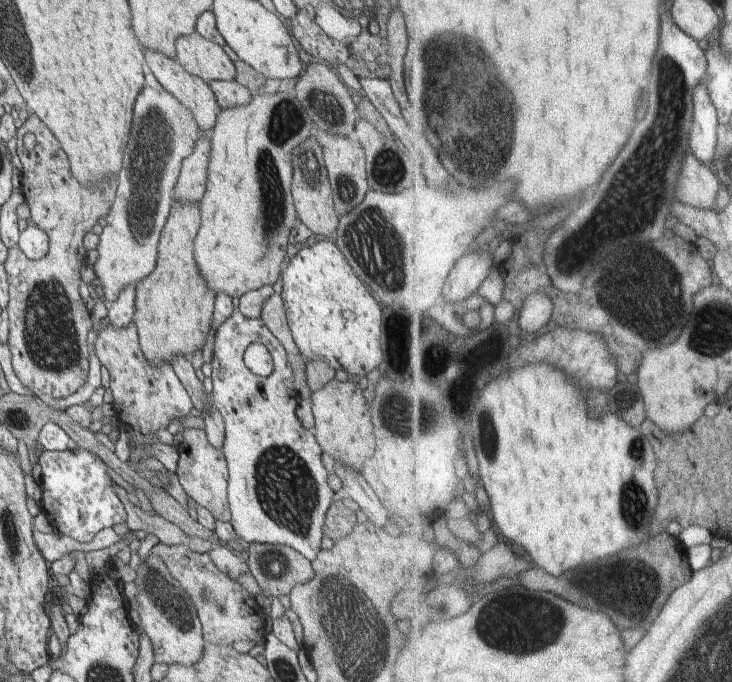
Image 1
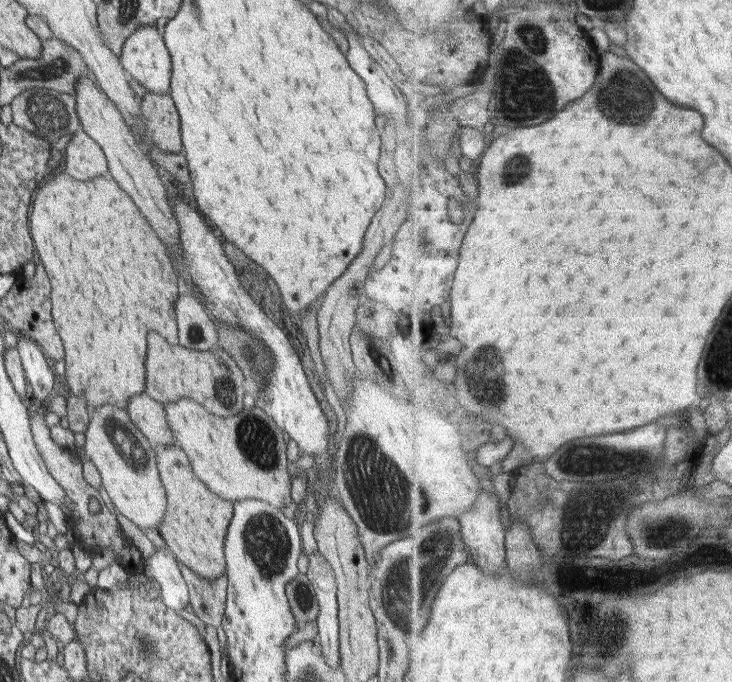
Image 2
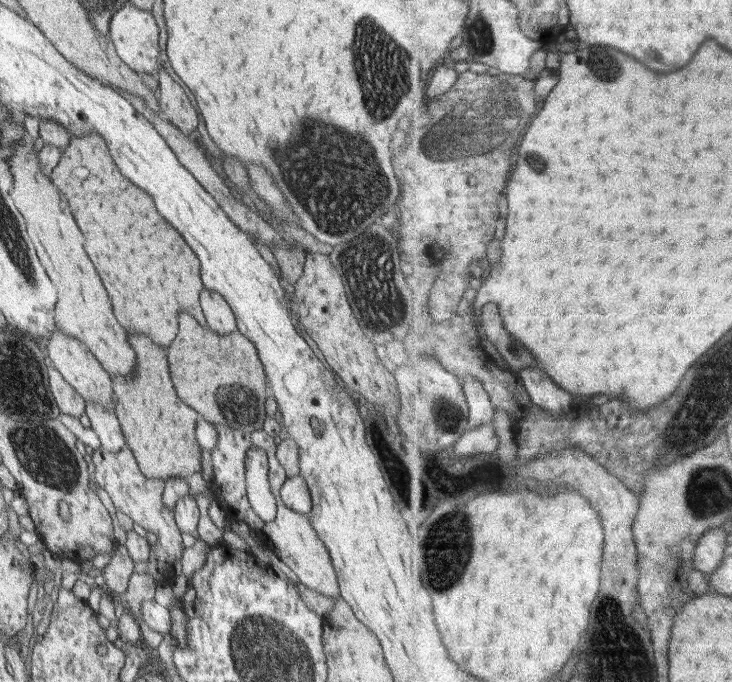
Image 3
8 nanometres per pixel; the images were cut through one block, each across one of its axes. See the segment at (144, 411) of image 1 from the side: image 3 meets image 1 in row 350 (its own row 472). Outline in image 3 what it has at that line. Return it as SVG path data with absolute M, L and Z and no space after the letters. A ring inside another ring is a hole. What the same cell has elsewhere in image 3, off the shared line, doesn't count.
M100 446L93 452L92 460L95 464L94 484L108 492L118 512L127 514L133 522L158 537L158 541L150 545L150 556L146 560L147 567L144 574L150 575L159 587L171 587L175 575L174 562L181 561L184 545L180 536L181 531L175 523L173 509L165 507L163 503L166 480L146 478L128 446L118 452L110 452Z

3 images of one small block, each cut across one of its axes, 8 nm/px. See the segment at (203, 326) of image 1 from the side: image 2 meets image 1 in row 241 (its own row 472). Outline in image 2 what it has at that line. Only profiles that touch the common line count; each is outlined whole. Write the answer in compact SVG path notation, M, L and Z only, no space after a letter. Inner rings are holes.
M178 444L158 447L156 464L160 480L166 488L166 514L157 528L167 548L178 562L202 578L214 580L225 572L224 543L233 517L233 503L212 494L196 476L186 453Z

